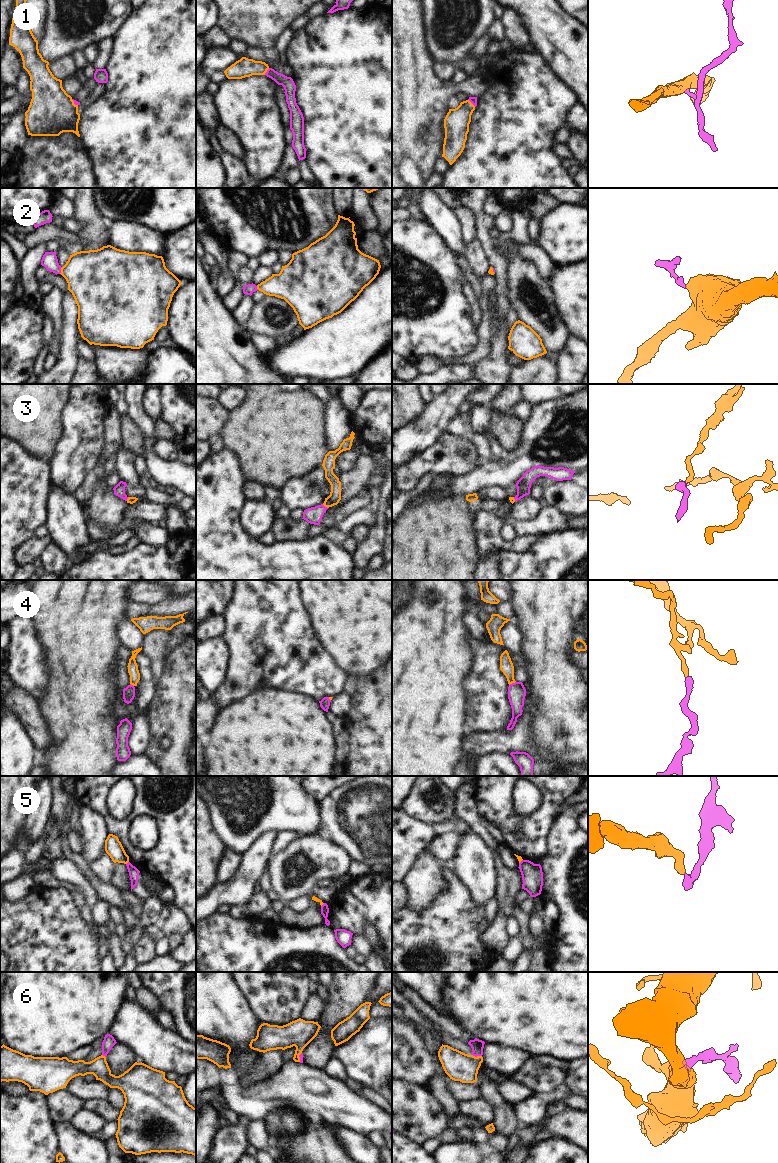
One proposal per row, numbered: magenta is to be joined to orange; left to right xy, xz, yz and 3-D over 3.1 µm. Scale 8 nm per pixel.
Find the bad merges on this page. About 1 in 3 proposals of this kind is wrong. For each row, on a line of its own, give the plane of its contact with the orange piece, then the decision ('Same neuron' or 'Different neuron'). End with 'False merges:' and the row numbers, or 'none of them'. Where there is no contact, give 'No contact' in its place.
1: Touches orange in xz. Same neuron
2: Touches orange in xy. Same neuron
3: Touches orange in xz. Same neuron
4: Touches orange in yz. Same neuron
5: Touches orange in xy. Different neuron
6: Touches orange in yz. Same neuron
False merges: 5.

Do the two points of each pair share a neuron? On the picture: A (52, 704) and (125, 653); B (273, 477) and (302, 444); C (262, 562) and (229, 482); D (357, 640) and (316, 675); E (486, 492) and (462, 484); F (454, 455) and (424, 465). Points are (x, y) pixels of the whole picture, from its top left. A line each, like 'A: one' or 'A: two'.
A: two
B: one
C: one
D: two
E: two
F: one

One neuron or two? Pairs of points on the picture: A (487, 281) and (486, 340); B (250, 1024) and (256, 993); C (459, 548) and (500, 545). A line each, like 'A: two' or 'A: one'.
A: one
B: two
C: two

